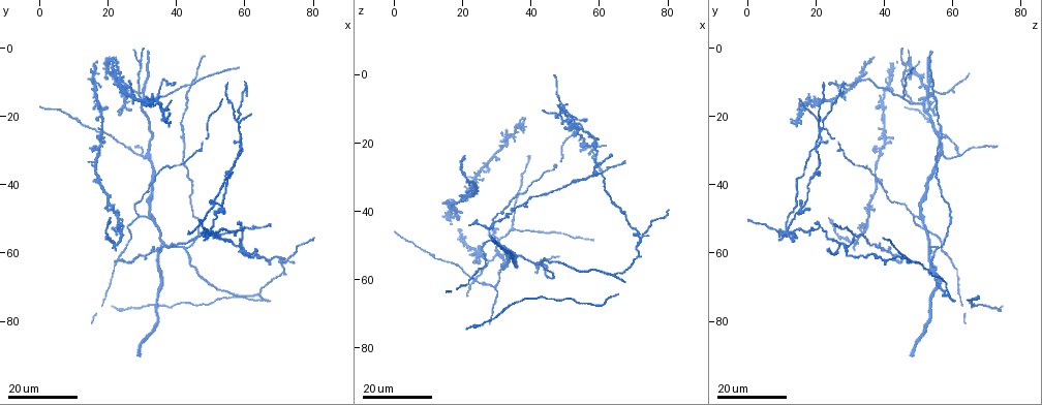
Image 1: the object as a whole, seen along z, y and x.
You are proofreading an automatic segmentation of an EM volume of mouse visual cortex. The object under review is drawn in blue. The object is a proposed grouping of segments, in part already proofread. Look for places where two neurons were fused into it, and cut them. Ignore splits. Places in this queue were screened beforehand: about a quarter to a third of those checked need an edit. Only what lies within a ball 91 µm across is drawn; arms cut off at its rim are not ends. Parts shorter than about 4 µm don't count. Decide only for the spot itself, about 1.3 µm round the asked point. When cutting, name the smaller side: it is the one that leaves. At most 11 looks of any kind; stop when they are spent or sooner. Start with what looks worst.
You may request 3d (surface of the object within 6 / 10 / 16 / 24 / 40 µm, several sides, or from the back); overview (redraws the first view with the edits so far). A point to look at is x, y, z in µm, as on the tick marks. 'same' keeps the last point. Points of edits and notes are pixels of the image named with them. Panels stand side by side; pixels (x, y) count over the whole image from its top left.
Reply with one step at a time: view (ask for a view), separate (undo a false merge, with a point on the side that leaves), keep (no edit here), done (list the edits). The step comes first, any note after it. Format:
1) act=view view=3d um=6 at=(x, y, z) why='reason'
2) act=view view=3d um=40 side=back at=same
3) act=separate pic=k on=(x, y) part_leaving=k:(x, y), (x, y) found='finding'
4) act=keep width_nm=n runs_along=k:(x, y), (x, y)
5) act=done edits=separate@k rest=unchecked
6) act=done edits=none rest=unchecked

act=view view=3d um=16 at=(31.5, 31.0, 57.0) why='two arms in line, one across'

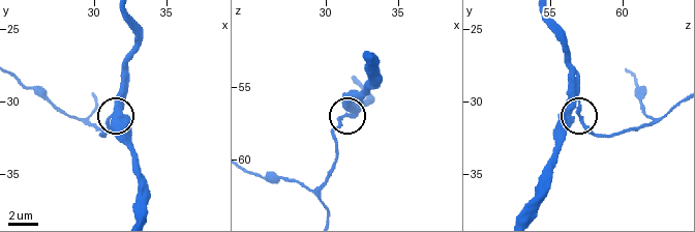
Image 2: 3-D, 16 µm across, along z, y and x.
act=view view=3d um=6 at=(31.4, 31.0, 57.0)

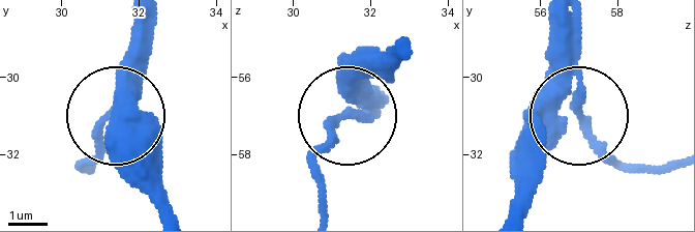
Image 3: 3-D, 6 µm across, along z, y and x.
act=view view=3d um=6 side=back at=(31.40, 30.80, 57.00)

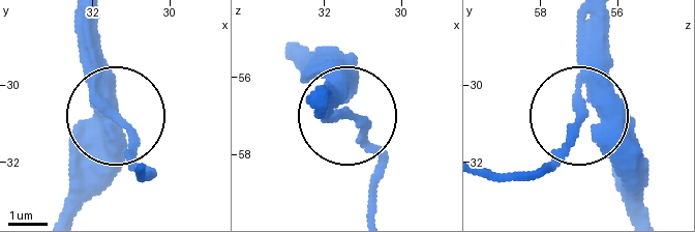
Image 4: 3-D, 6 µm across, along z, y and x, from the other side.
act=keep width_nm=300 runs_along=4:(304, 45), (380, 170) found='one neuron here'

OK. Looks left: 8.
act=view view=3d um=16 at=(32.0, 49.5, 51.0) why='arms part here'

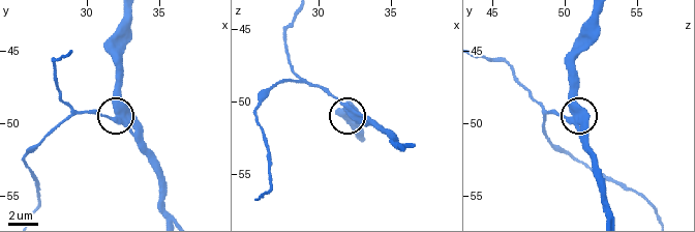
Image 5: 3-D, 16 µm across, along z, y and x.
act=view view=3d um=10 at=(32.0, 49.4, 50.6) why='zoom in'

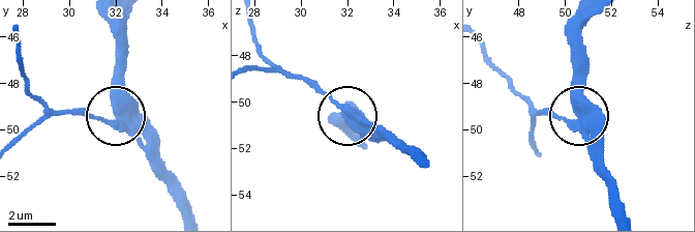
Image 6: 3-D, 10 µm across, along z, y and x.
act=keep width_nm=450 found='all the same neuron'

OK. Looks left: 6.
act=view view=3d um=24 at=(30.0, 4.5, 46.0) why='three-way junction'

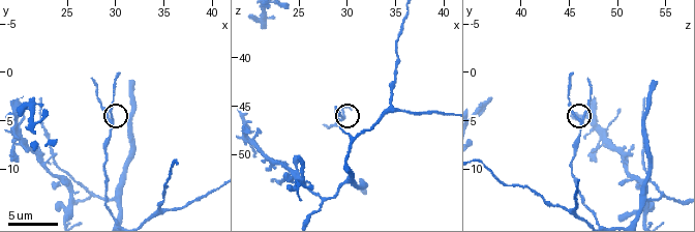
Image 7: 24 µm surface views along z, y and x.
act=view view=3d um=10 at=(29.4, 5.0, 46.4)

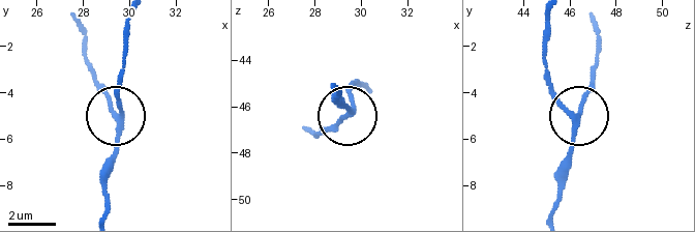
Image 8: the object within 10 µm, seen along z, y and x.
act=keep runs_along=8:(550, 213), (556, 172), (570, 148), (580, 100), (596, 66) found='all the same neuron'

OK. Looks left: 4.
act=view view=3d um=24 at=(29.5, 32.0, 62.5) why='small branch off a trunk'

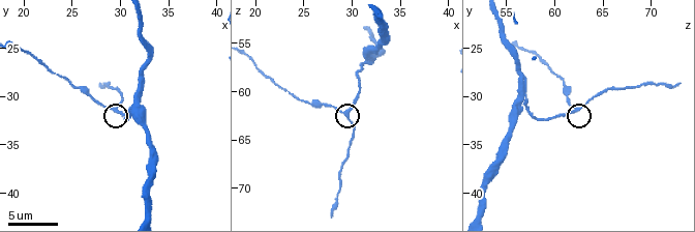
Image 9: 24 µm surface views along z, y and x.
act=view view=3d um=10 at=(29.2, 31.6, 62.2)

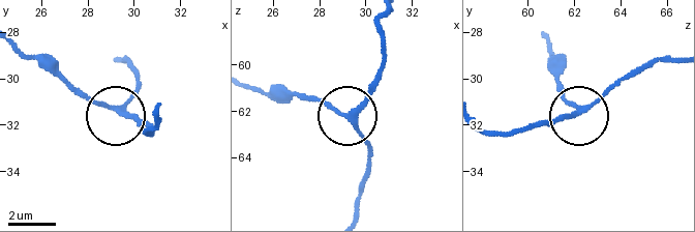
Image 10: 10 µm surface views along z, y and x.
act=keep width_nm=180 runs_along=10:(386, 18), (374, 83), (349, 113), (370, 152) found='all the same neuron'

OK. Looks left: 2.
act=view view=3d um=16 at=(27.6, 12.6, 54.6) why='three arms meet'

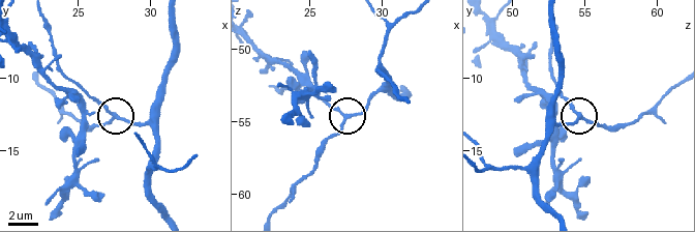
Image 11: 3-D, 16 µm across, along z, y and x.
act=keep side_arm_um=15 runs_along=11:(557, 214), (539, 193), (547, 134), (577, 117), (604, 128) found='all the same neuron'

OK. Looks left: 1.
act=done edits=none rest=unchecked

